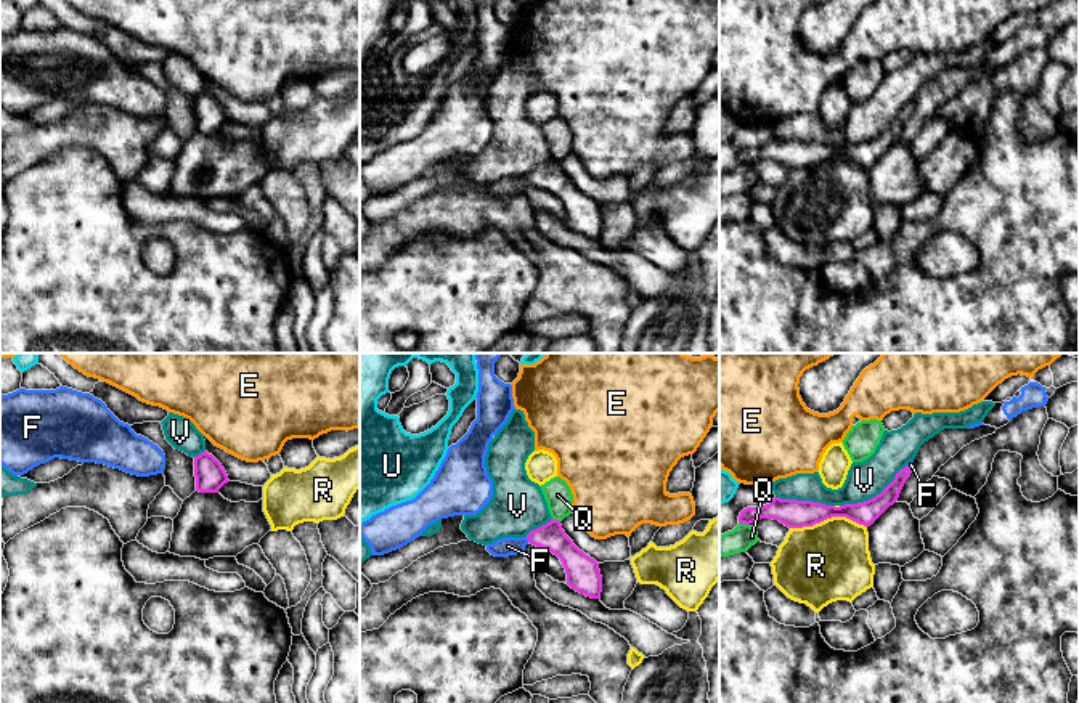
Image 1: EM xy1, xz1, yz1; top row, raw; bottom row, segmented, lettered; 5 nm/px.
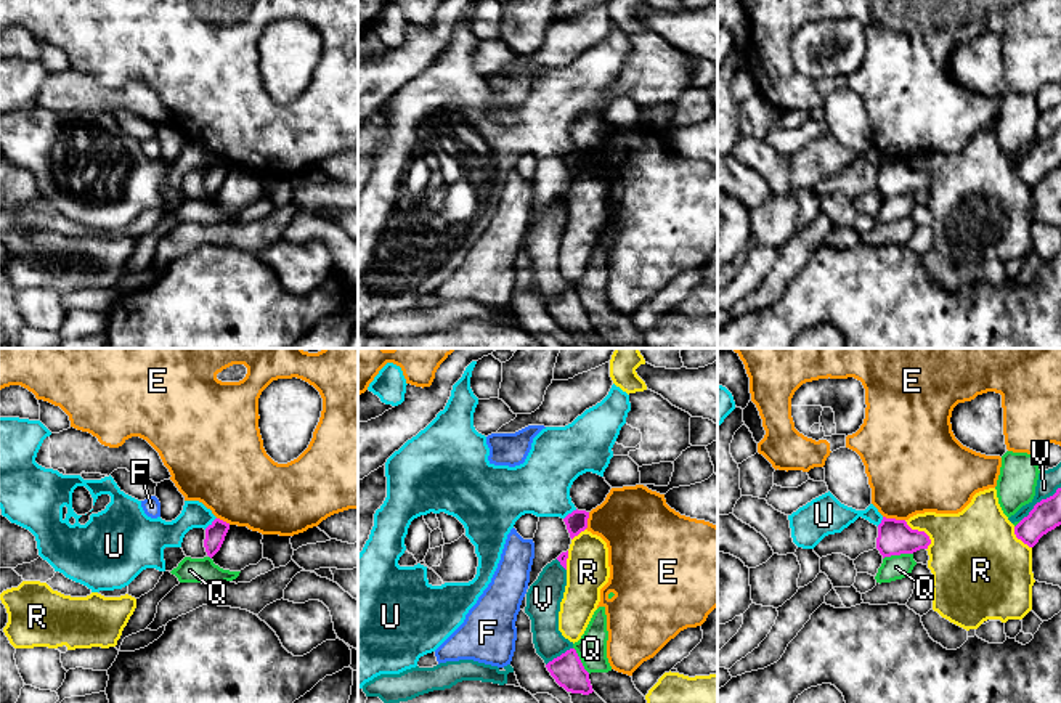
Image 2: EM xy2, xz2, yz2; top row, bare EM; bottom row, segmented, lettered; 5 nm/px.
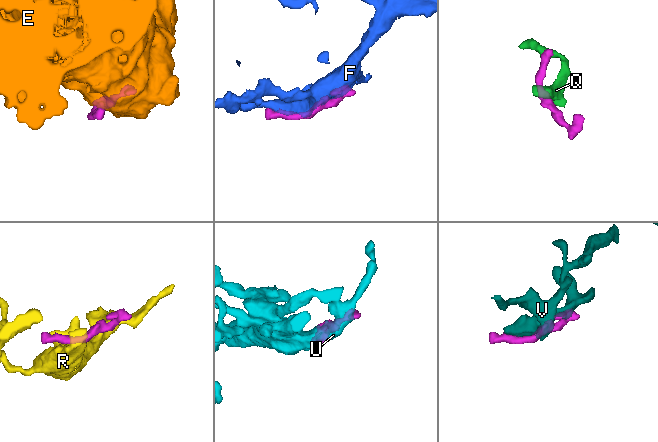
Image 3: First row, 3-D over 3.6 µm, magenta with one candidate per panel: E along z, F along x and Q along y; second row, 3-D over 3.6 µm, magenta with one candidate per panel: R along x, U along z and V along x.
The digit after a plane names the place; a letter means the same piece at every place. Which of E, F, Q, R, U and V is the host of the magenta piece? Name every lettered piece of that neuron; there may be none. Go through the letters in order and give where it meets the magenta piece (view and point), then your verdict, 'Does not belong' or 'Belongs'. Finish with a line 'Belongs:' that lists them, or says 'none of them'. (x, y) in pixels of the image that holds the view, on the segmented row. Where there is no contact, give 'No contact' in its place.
E: Touches magenta at yz2 (894, 519). Does not belong
F: Touches magenta at xz1 (527, 538). Belongs
Q: Touches magenta at yz2 (898, 554). Does not belong
R: Touches magenta at yz1 (827, 517). Does not belong
U: Touches magenta at xy2 (209, 525). Does not belong
V: Touches magenta at yz1 (875, 496). Does not belong
Belongs: F

